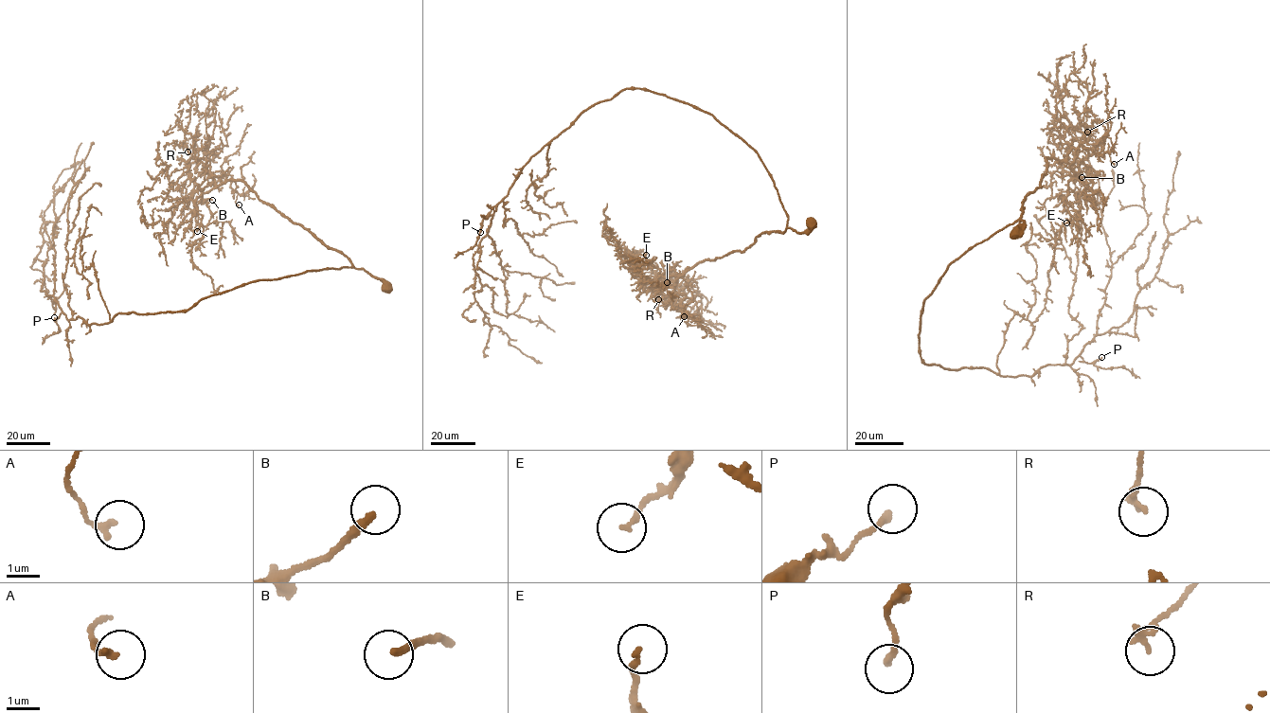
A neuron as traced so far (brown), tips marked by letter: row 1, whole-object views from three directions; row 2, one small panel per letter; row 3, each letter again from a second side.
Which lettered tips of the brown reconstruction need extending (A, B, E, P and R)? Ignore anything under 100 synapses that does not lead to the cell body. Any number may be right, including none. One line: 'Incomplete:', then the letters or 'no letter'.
Incomplete: B

